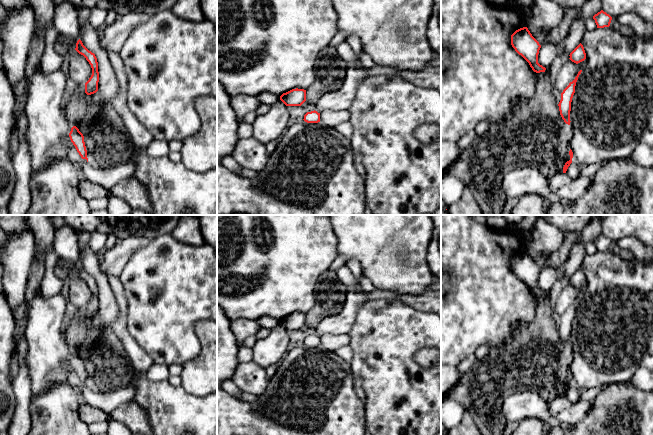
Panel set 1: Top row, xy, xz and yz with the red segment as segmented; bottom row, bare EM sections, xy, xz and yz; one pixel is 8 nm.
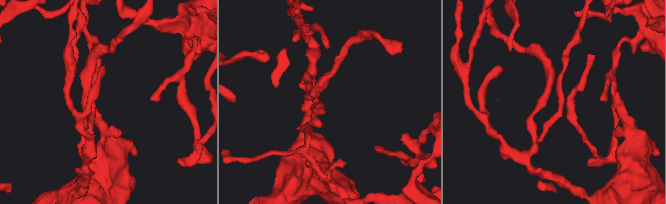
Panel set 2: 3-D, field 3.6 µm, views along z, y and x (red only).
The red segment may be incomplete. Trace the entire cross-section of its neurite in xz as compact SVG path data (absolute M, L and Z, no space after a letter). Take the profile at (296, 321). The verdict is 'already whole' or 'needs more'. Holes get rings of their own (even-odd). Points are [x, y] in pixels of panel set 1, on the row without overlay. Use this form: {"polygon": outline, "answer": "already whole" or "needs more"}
{"polygon": "M292 313L280 320L280 324L286 330L301 330L306 325L306 314Z", "answer": "already whole"}

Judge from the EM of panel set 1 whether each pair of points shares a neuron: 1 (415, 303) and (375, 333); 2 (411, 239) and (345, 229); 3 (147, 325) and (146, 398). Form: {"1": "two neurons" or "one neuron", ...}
{"1": "two neurons", "2": "one neuron", "3": "two neurons"}

